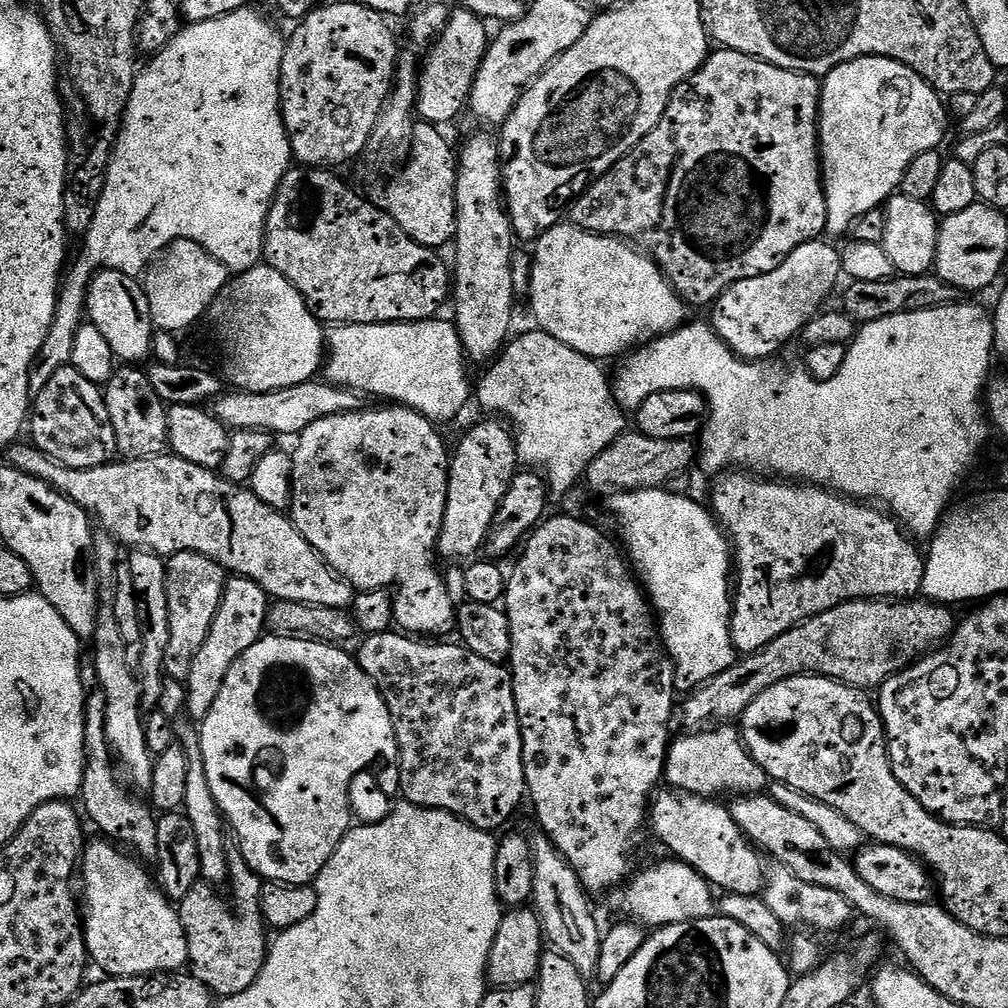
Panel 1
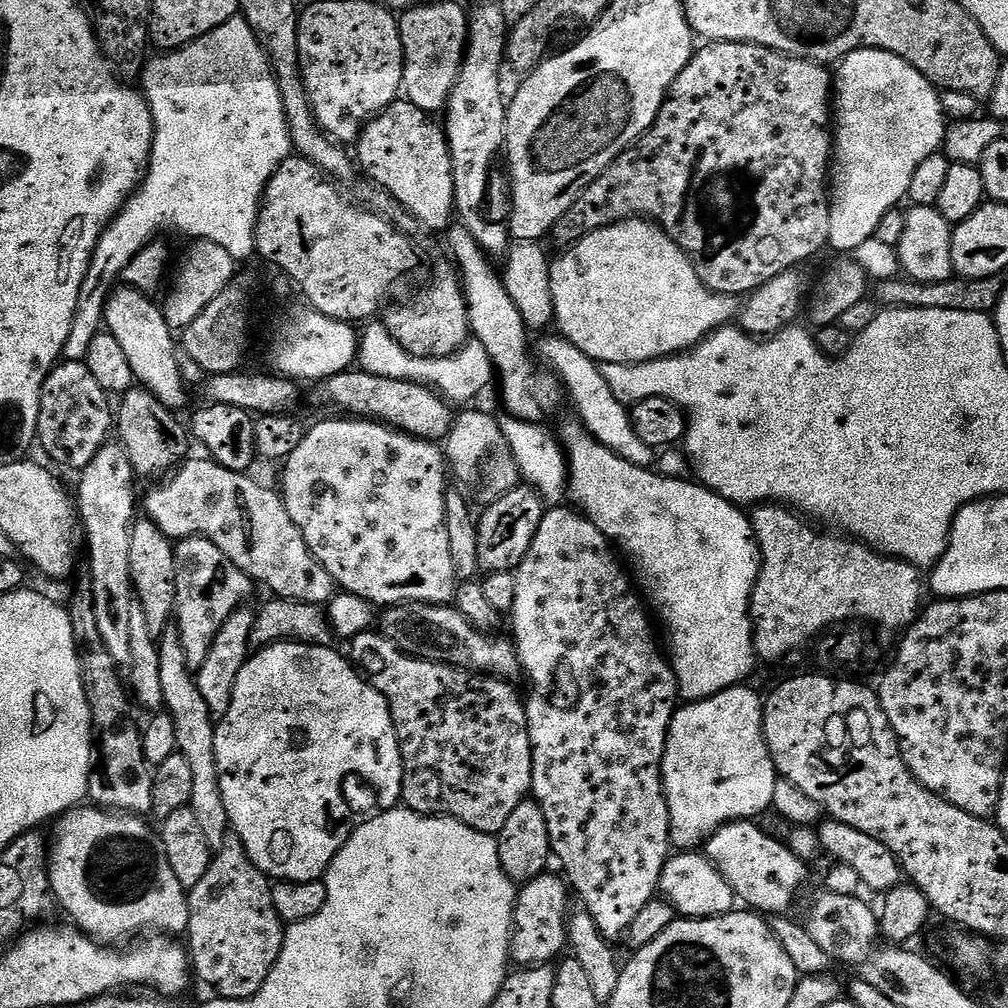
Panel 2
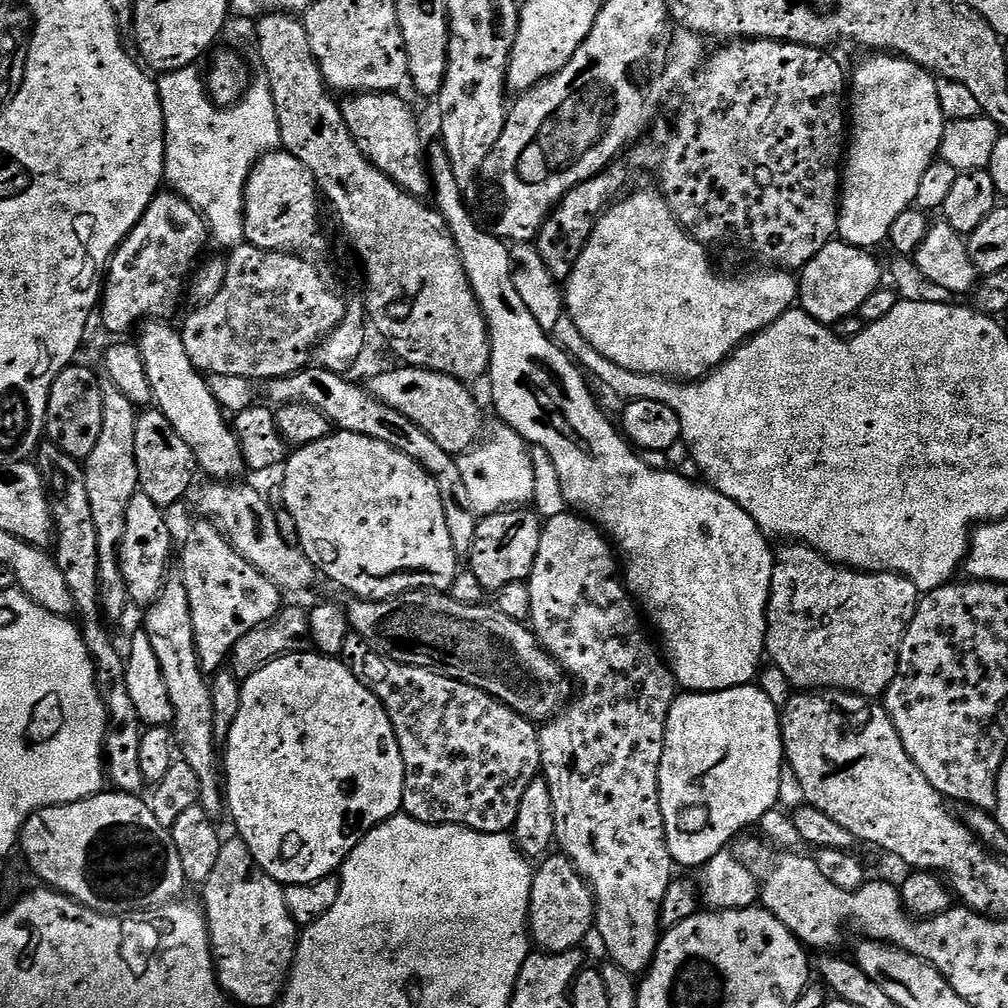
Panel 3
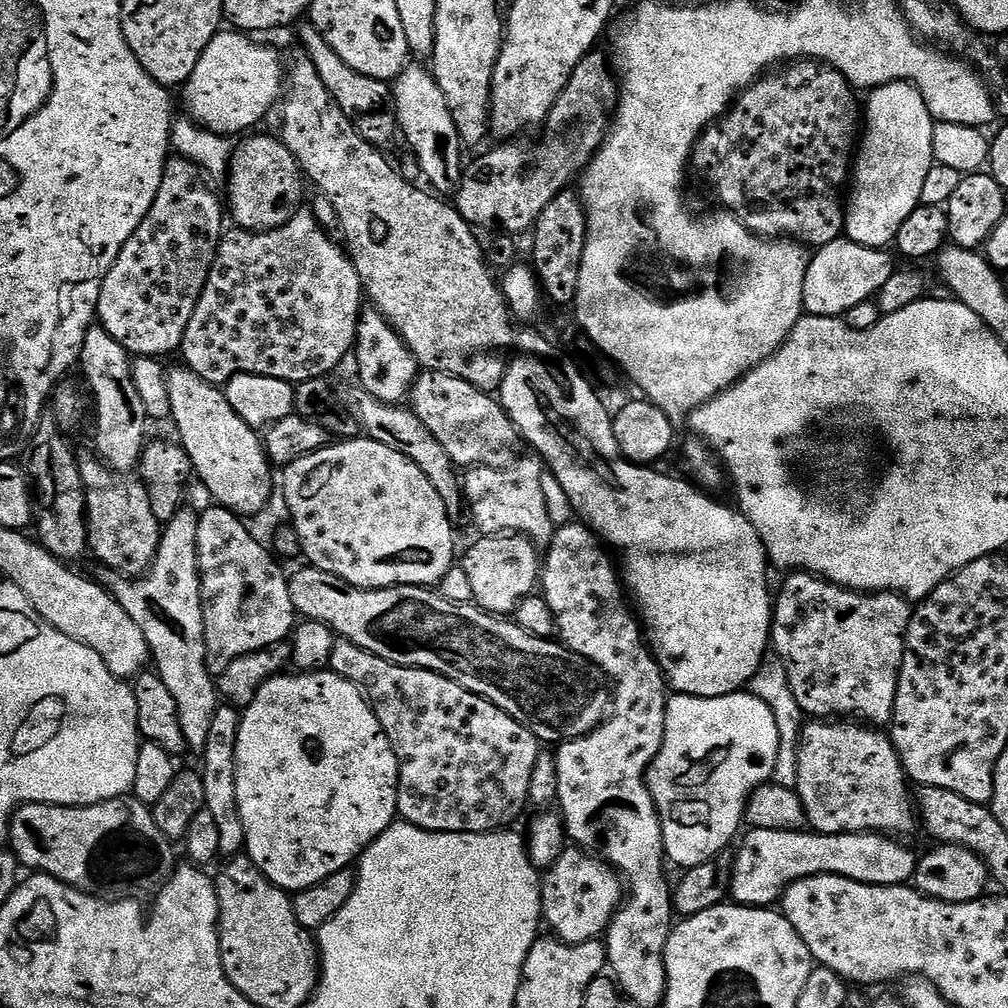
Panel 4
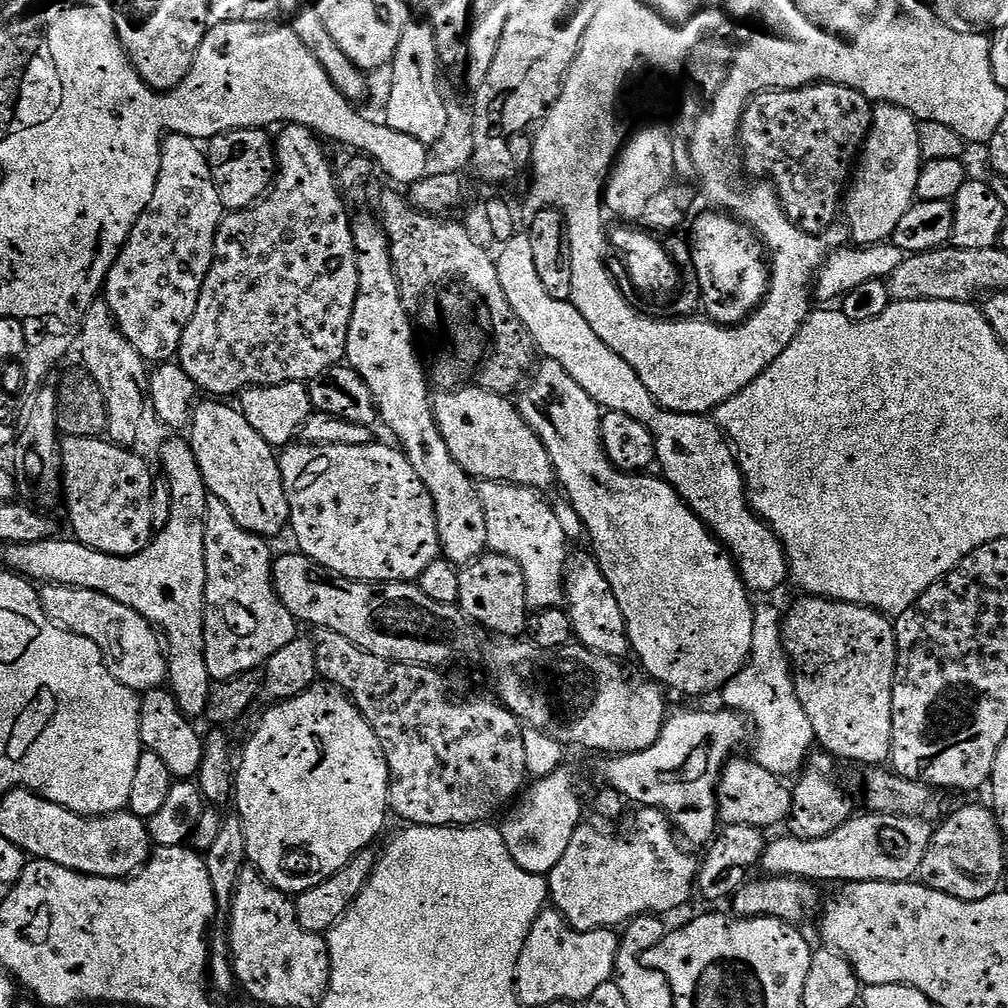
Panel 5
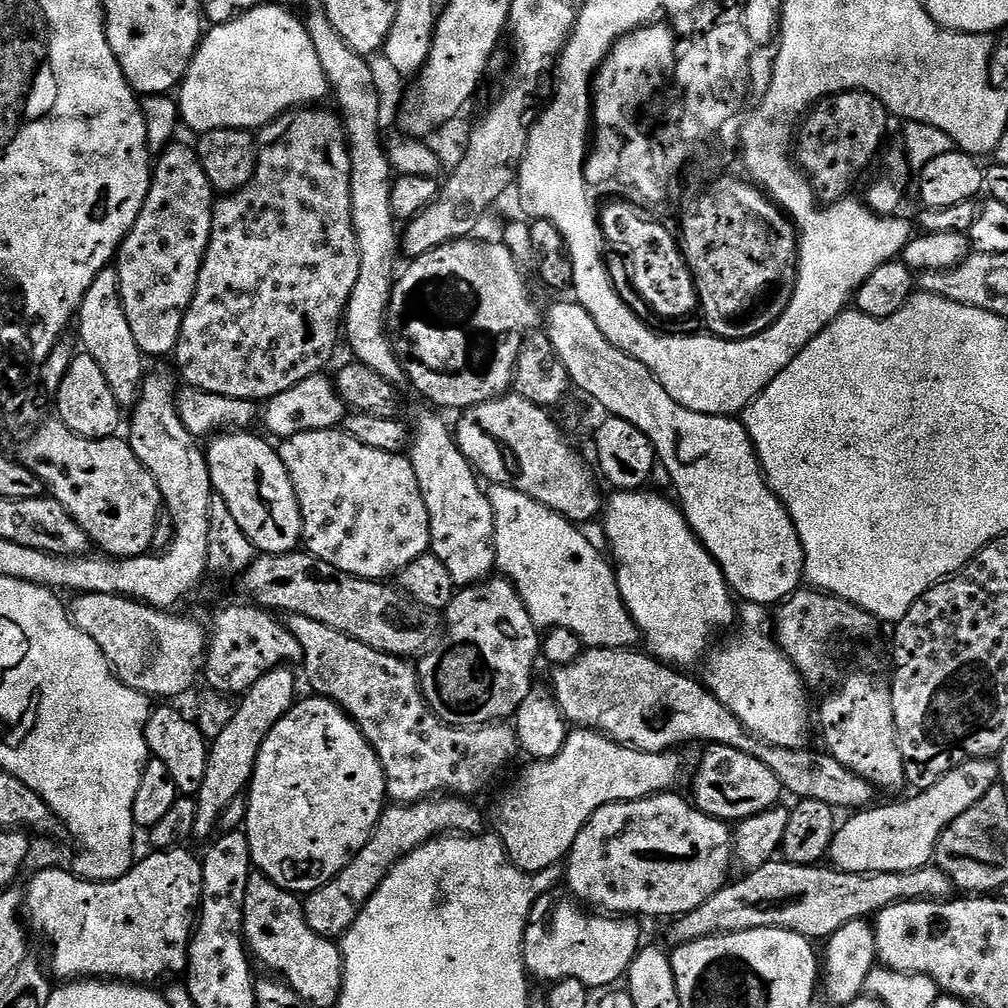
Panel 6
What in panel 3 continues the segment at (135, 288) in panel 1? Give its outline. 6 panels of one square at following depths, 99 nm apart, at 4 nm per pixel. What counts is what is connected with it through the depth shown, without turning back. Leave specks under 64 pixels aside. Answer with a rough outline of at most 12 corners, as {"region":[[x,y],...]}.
{"region":[[168,322],[138,339],[155,407],[201,473],[245,471],[225,413]]}

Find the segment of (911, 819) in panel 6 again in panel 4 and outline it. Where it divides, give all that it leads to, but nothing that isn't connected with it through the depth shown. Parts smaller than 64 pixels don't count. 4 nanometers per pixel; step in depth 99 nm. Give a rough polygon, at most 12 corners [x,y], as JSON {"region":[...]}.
{"region":[[754,827],[731,899],[775,905],[810,876],[907,885],[917,853],[887,834]]}

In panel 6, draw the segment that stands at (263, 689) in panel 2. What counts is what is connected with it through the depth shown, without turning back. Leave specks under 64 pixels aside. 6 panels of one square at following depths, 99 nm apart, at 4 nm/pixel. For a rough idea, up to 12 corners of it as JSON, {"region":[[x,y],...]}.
{"region":[[333,700],[293,704],[246,789],[253,865],[297,894],[372,837],[380,759]]}

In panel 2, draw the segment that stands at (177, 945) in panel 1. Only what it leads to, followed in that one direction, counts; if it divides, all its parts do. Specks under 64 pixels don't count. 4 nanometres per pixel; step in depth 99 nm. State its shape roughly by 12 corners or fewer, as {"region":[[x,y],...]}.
{"region":[[77,806],[48,877],[79,931],[187,933],[188,892],[147,819]]}

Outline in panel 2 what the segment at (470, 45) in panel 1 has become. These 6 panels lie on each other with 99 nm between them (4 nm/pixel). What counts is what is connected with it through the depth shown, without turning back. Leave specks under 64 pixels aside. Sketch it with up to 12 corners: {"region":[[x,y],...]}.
{"region":[[417,3],[399,17],[403,95],[443,113],[469,13]]}

